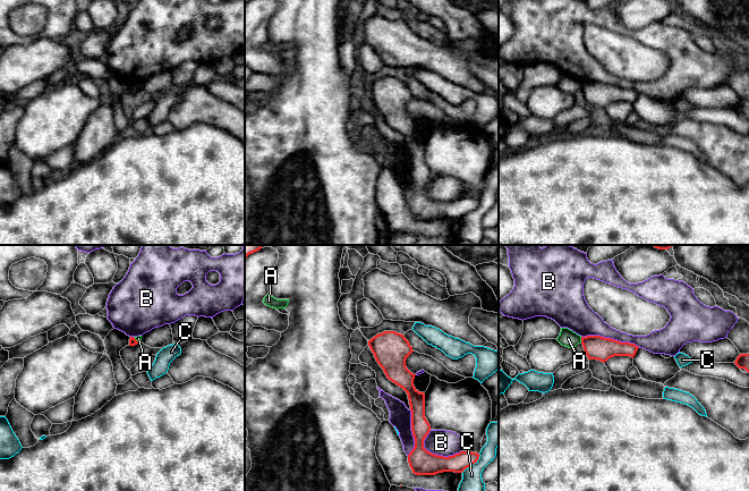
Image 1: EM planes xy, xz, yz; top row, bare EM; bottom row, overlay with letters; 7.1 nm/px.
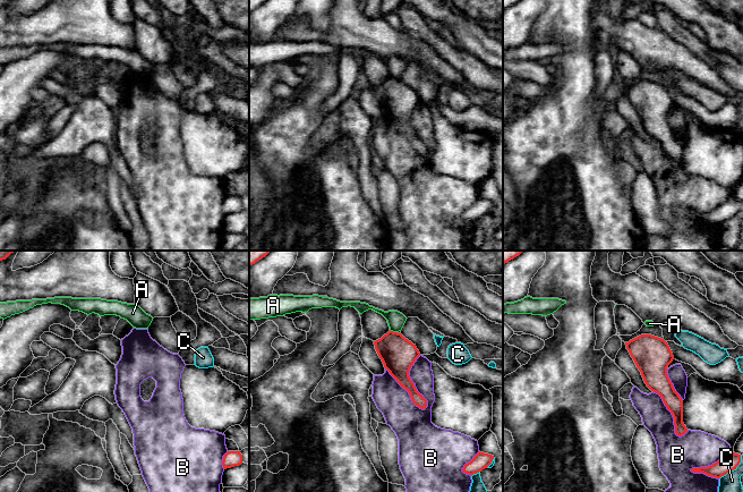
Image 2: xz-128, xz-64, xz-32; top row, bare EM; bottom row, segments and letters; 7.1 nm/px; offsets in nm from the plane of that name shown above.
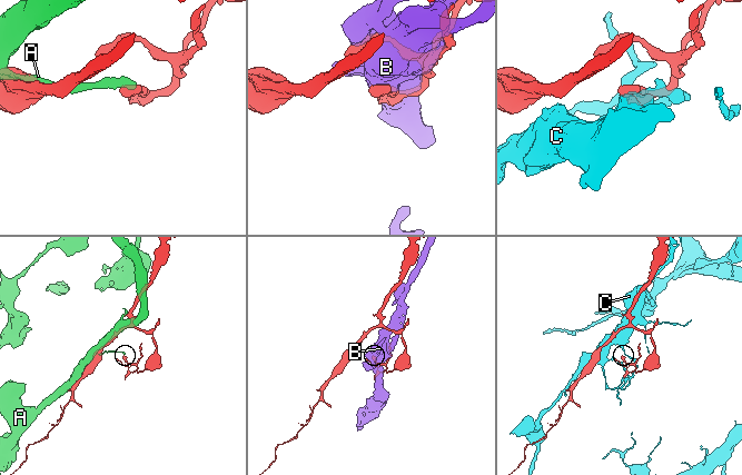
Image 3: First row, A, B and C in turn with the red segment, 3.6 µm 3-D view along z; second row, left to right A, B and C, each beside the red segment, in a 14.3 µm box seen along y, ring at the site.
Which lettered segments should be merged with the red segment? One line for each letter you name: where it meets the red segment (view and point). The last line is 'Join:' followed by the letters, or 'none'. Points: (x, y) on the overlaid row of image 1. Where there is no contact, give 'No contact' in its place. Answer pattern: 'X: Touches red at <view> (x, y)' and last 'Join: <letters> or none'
Join: none

